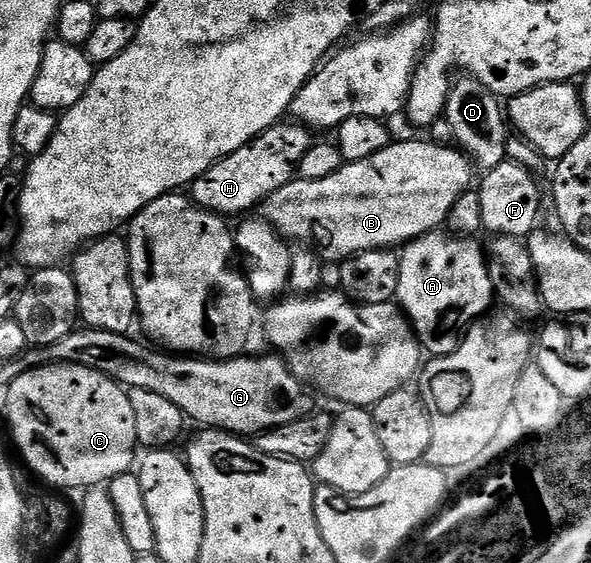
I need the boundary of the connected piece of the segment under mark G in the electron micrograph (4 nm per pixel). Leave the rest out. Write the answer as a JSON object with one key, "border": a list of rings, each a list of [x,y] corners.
{"border":[[[79,327],[57,343],[28,352],[25,361],[31,367],[44,363],[89,367],[128,390],[140,388],[169,399],[183,412],[188,422],[196,421],[199,427],[230,431],[235,435],[258,435],[300,421],[312,412],[308,390],[298,377],[291,374],[286,361],[278,355],[200,359],[194,355],[172,355],[167,351],[154,353],[138,345],[133,338],[126,333]]]}

